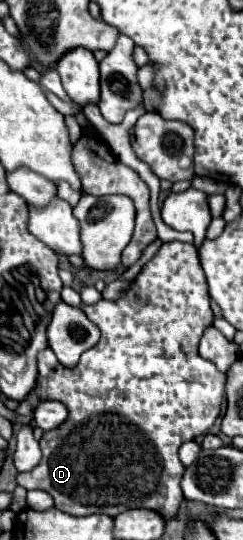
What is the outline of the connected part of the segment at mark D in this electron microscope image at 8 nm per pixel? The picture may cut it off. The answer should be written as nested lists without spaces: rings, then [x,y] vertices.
[[[165,242],[123,298],[99,300],[93,306],[81,304],[81,310],[97,324],[101,338],[73,368],[63,366],[51,348],[37,354],[37,398],[63,402],[69,416],[59,428],[43,434],[41,462],[33,470],[17,474],[17,484],[25,490],[49,492],[55,508],[71,516],[101,512],[115,518],[129,508],[147,508],[175,520],[183,502],[179,480],[185,472],[177,450],[183,442],[207,434],[221,412],[225,394],[225,374],[197,352],[203,330],[213,324],[207,280],[197,250],[185,242]]]

